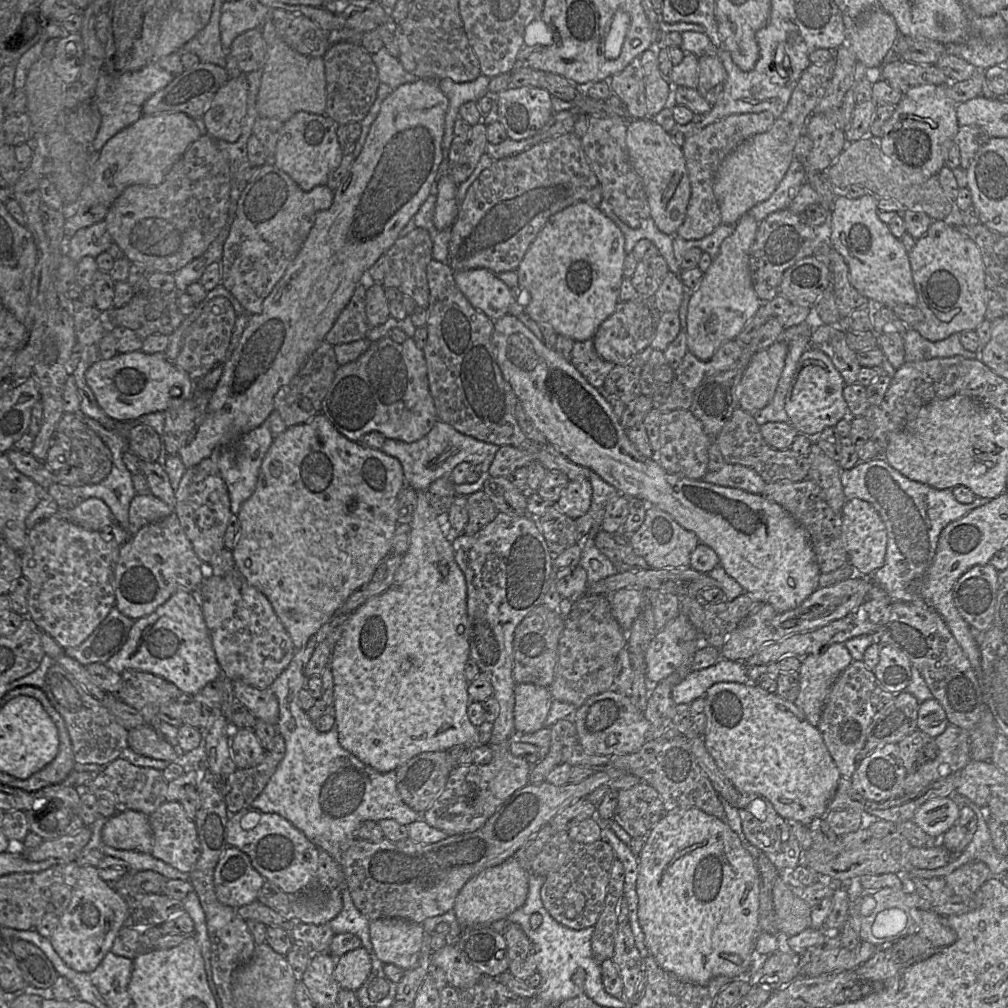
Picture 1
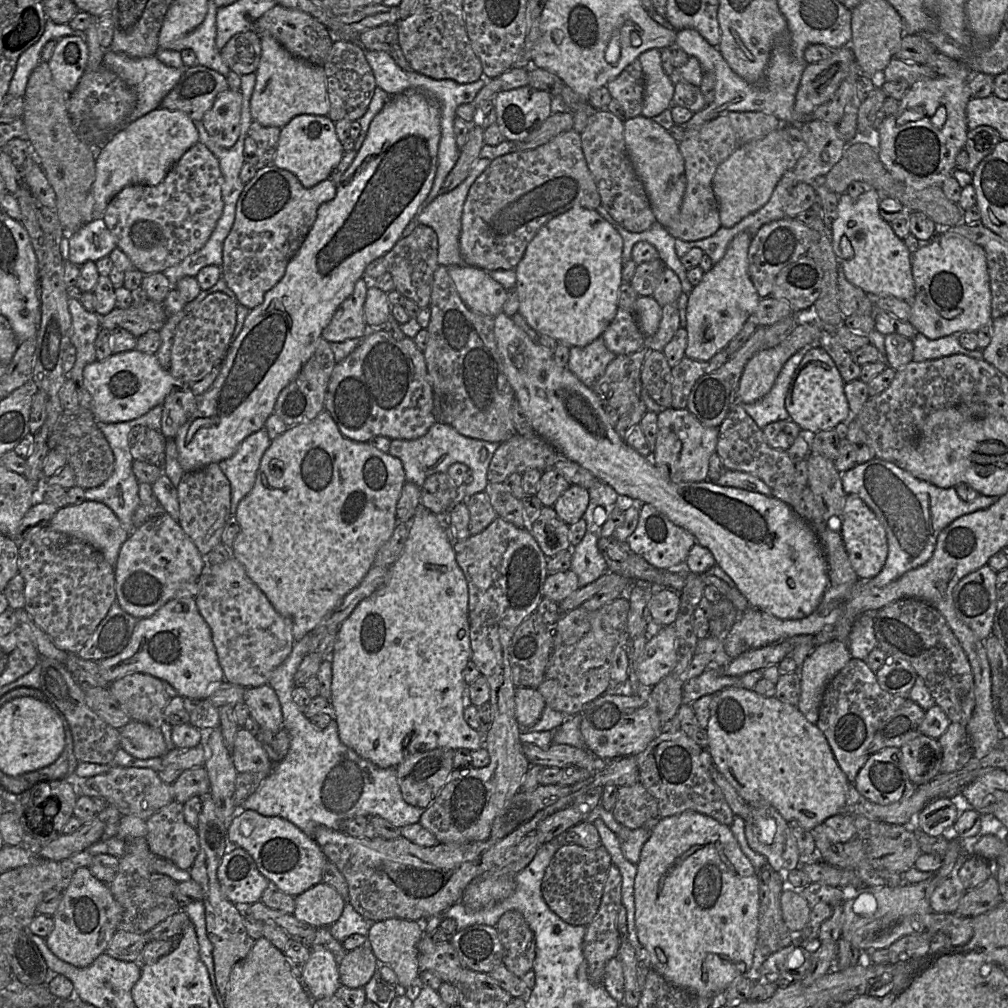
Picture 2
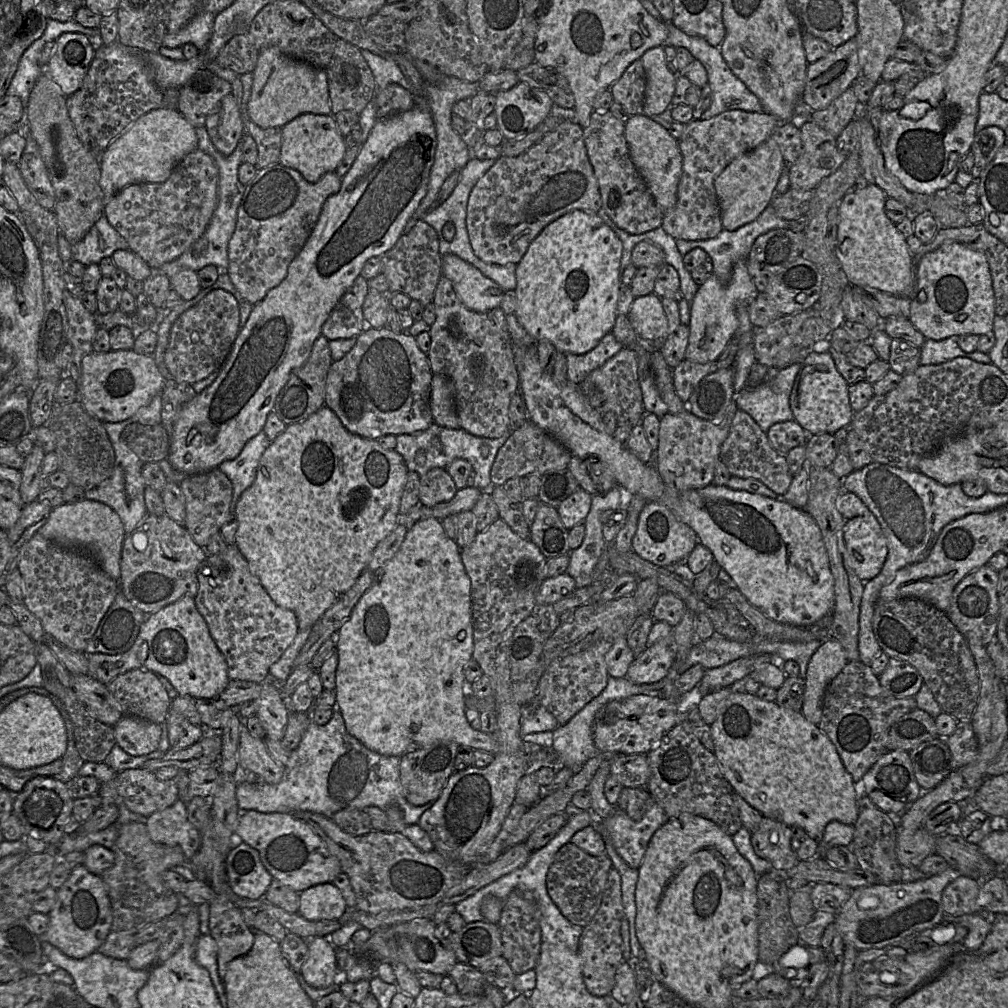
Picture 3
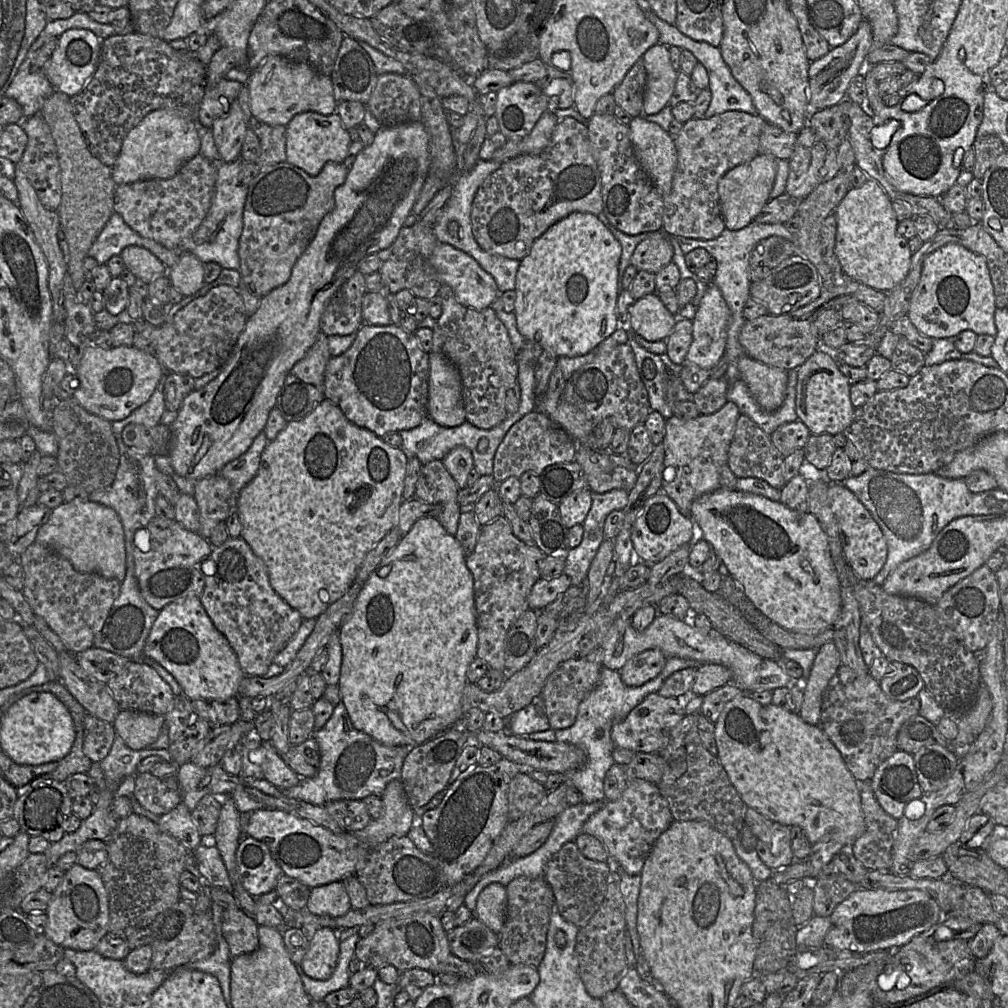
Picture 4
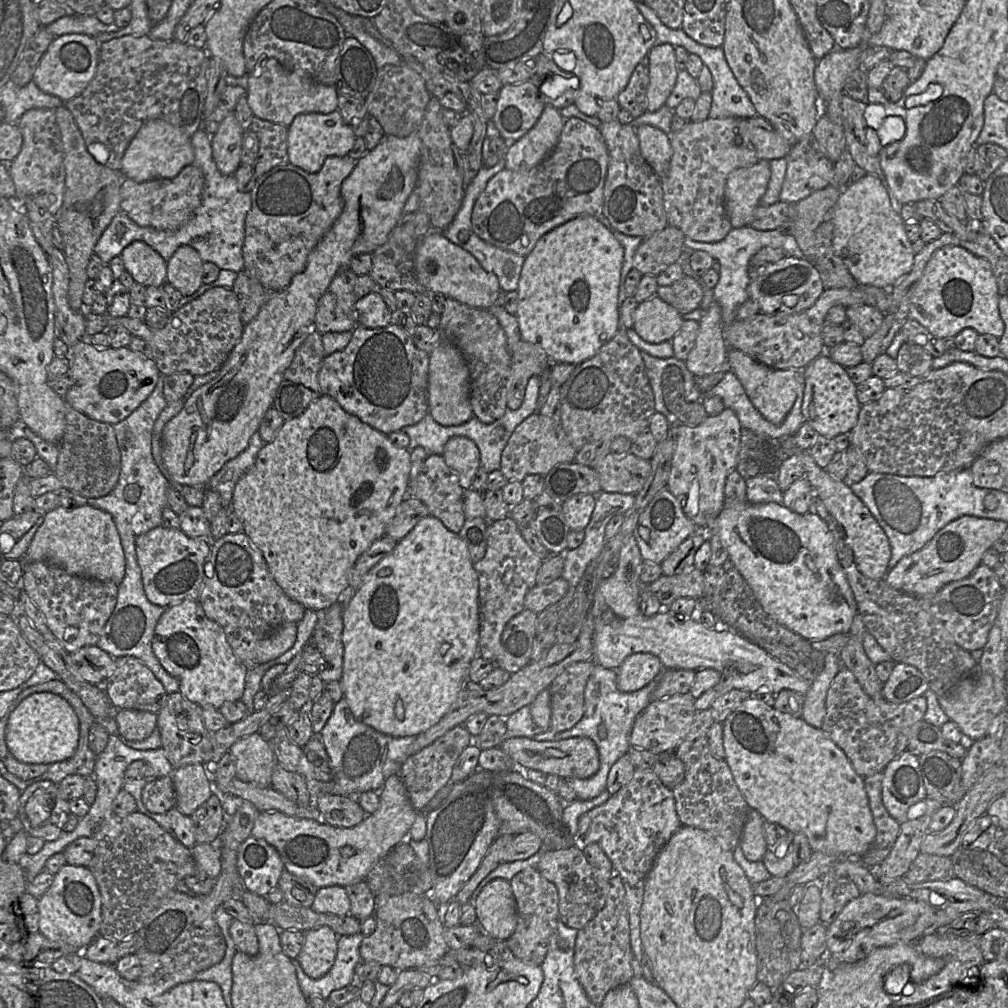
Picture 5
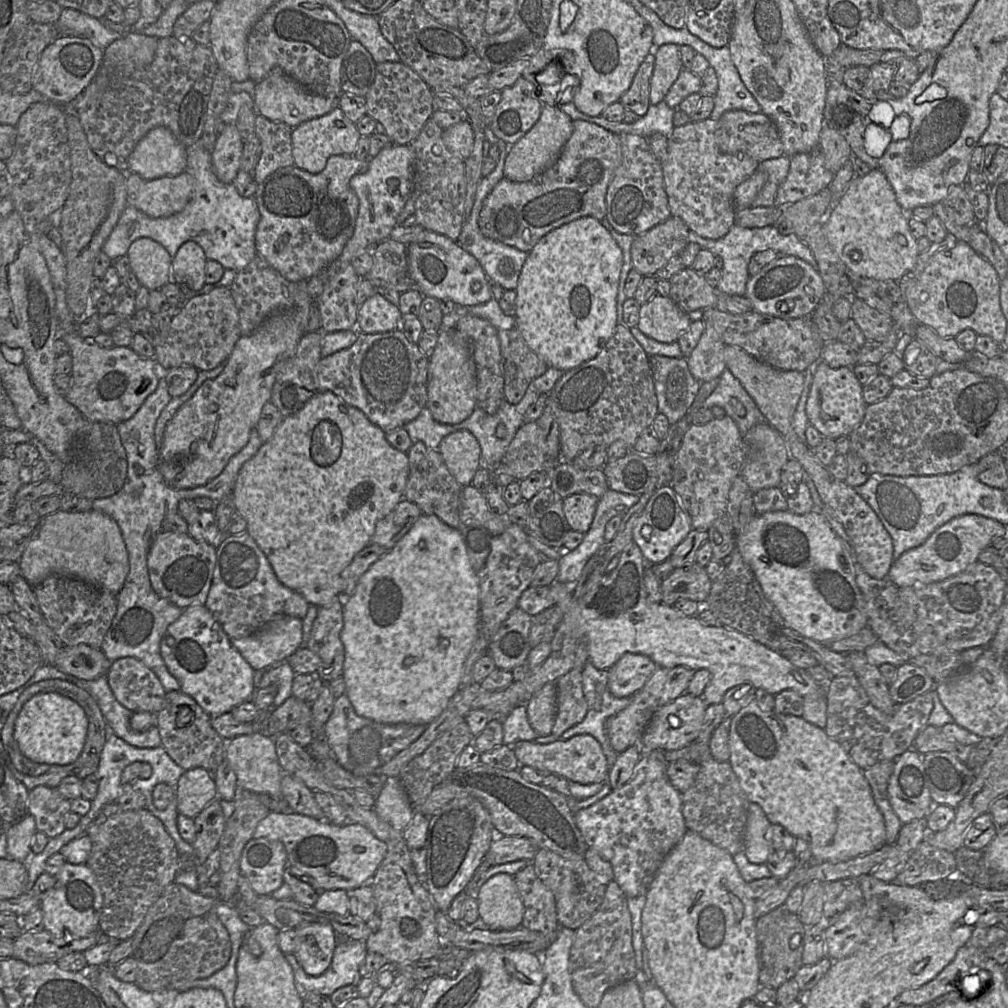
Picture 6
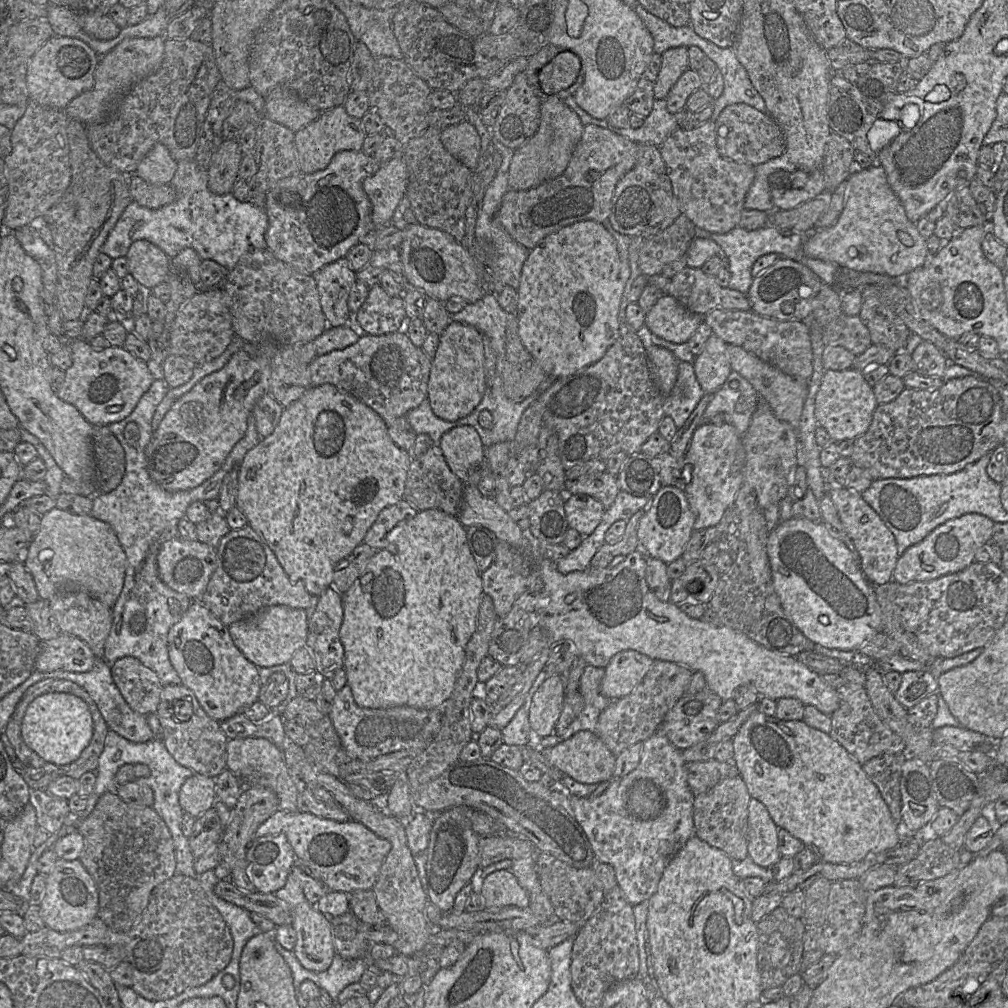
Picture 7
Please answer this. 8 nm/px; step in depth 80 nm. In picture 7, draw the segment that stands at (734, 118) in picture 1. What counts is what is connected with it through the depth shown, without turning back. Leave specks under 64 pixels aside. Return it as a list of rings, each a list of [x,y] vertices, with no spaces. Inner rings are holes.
[[[710,119],[690,130],[677,127],[659,147],[659,151],[665,163],[673,193],[678,200],[680,211],[695,227],[711,233],[724,234],[738,226],[741,212],[745,209],[746,194],[754,180],[755,166],[735,162],[721,156],[716,144],[715,121]]]

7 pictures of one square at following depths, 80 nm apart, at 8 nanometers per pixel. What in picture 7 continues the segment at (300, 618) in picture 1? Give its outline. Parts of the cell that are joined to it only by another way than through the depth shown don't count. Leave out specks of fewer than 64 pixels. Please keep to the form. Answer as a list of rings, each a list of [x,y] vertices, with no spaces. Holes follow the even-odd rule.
[[[331,384],[311,387],[298,400],[283,408],[280,421],[272,434],[261,439],[249,450],[238,471],[238,488],[236,507],[246,516],[248,525],[265,541],[275,554],[279,564],[291,582],[302,581],[306,590],[319,597],[328,587],[333,586],[333,575],[336,567],[346,559],[352,551],[363,543],[364,537],[375,522],[378,514],[385,508],[397,504],[403,499],[405,482],[411,462],[409,454],[397,447],[388,435],[383,419],[370,407],[355,397],[338,390]]]

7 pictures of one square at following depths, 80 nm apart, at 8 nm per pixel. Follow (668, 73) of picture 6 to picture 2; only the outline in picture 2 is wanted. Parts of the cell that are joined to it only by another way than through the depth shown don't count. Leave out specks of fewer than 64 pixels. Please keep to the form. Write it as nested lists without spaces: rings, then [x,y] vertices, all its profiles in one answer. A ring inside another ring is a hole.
[[[652,48],[639,56],[644,74],[642,115],[654,118],[672,106],[675,82],[662,67],[661,50]]]

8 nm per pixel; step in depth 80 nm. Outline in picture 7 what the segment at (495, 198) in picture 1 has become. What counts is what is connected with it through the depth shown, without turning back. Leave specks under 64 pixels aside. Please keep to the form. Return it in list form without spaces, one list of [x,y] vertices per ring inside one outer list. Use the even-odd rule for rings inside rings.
[[[585,125],[562,175],[527,190],[509,189],[496,214],[498,224],[519,244],[533,249],[549,234],[584,220],[603,223],[611,213],[618,181],[635,165],[638,144],[609,129]]]

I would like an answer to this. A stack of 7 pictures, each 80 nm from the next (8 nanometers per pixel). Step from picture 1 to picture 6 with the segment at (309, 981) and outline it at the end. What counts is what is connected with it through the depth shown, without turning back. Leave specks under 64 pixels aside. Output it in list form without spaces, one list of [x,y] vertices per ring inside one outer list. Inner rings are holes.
[[[310,923],[296,929],[296,960],[309,976],[322,975],[330,966],[337,946],[337,934],[329,924]]]

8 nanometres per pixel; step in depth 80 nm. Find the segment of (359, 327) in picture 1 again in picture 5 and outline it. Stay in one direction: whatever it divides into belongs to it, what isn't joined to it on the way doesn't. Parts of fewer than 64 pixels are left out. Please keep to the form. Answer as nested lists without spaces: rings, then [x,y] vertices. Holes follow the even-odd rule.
[[[350,267],[340,270],[318,302],[315,328],[327,332],[353,331],[358,325],[355,286],[359,276]]]

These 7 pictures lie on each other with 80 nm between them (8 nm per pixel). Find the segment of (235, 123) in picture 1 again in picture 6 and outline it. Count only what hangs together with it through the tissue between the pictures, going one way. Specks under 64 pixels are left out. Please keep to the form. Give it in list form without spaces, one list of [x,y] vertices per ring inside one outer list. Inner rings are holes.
[[[236,124],[227,125],[218,135],[212,151],[213,171],[226,184],[235,180],[240,170],[243,139]]]

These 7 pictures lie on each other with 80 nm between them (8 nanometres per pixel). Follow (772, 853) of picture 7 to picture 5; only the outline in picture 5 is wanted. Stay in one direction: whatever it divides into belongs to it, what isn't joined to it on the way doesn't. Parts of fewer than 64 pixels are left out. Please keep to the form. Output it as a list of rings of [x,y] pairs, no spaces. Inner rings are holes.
[[[750,809],[740,839],[740,846],[749,861],[762,861],[767,850],[763,835],[764,817]]]

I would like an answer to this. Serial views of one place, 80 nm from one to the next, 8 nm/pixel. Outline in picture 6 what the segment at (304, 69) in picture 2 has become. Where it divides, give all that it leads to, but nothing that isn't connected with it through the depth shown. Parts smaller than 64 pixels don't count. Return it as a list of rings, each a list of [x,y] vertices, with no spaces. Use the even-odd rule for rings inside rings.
[[[274,67],[268,76],[255,86],[253,97],[256,114],[273,122],[283,122],[295,128],[301,123],[321,117],[338,107],[338,99],[316,95],[287,75],[280,67]]]

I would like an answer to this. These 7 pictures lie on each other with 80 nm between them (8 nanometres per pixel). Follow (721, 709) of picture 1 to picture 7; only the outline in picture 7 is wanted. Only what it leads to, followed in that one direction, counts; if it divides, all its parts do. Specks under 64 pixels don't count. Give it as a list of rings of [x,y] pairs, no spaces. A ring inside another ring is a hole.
[[[755,711],[742,724],[737,734],[732,739],[734,757],[732,762],[739,771],[739,775],[746,784],[752,798],[762,802],[767,808],[775,824],[787,830],[792,836],[799,839],[805,846],[810,848],[816,856],[817,862],[832,864],[849,864],[865,858],[870,853],[878,853],[899,845],[903,840],[903,831],[894,822],[888,805],[883,799],[877,786],[869,779],[863,769],[863,765],[857,762],[848,751],[830,734],[808,726],[803,720],[784,721],[776,717],[769,717],[761,711]]]

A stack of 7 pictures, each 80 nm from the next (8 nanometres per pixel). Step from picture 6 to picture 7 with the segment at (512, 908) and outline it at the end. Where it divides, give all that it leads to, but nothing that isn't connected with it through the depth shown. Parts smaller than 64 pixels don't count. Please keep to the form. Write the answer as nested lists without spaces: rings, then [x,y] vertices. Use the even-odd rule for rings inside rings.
[[[498,870],[488,875],[480,885],[485,909],[529,906],[529,897],[510,870]]]

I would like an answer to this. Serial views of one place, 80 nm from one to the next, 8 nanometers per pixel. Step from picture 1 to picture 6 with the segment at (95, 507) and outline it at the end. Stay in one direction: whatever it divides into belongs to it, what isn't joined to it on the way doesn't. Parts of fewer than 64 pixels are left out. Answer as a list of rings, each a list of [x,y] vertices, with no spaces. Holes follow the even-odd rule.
[[[60,509],[41,518],[37,538],[28,544],[18,562],[21,575],[32,587],[49,575],[59,575],[79,579],[115,596],[129,572],[128,552],[119,526],[112,517],[94,509],[86,512]]]

